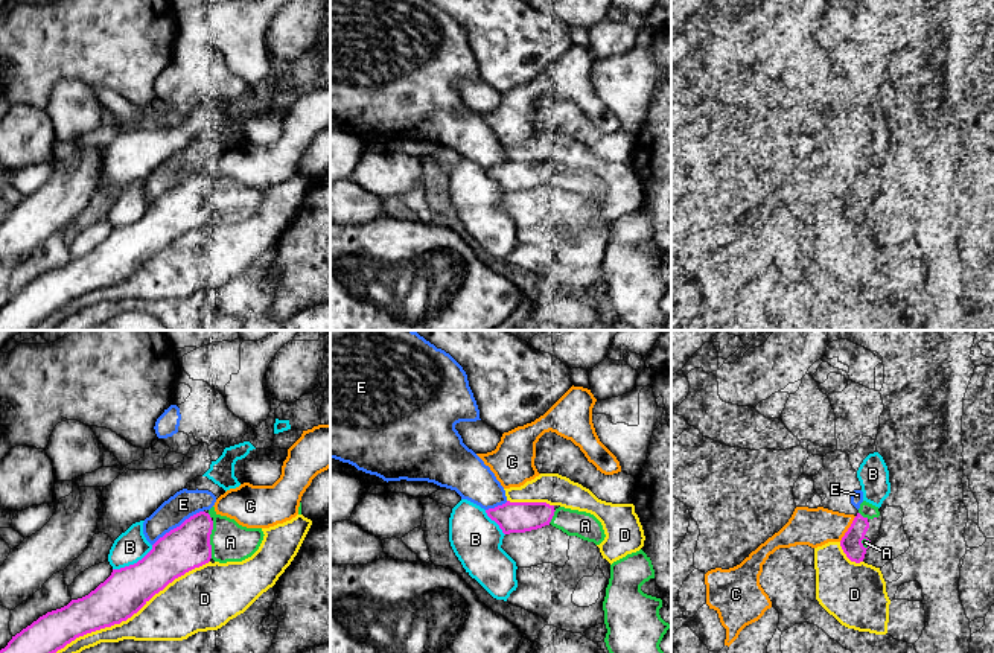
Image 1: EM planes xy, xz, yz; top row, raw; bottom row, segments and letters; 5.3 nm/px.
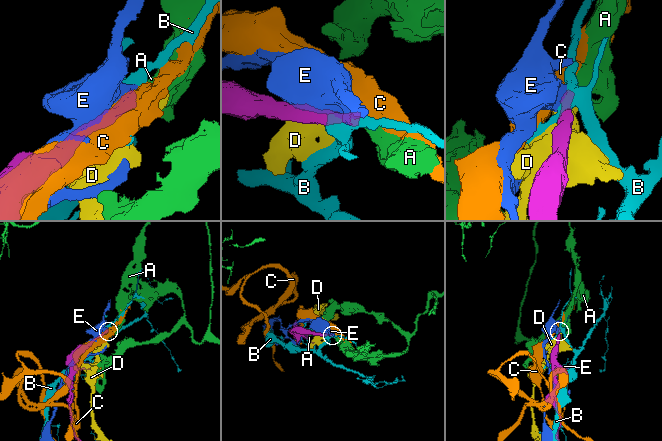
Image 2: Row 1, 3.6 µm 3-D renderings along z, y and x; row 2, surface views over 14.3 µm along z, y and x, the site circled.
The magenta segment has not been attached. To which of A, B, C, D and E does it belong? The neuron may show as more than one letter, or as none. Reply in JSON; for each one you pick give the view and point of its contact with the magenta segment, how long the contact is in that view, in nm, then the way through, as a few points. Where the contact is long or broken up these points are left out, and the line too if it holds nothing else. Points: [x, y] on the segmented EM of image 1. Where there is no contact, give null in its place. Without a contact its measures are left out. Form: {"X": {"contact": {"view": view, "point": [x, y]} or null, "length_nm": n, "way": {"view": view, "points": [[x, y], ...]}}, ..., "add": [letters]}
{"A": {"contact": {"view": "xy", "point": [209, 539]}, "length_nm": 200}, "add": ["A"]}

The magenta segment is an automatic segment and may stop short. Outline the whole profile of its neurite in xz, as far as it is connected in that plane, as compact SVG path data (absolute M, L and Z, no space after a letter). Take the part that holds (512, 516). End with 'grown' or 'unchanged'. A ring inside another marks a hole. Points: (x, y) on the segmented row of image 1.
M507 501L486 513L504 534L525 533L551 524L568 536L577 536L595 545L606 537L601 522L594 514L565 507L556 508L546 502Z; grown

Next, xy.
M215 507L207 513L199 511L160 537L137 563L113 569L111 575L88 595L40 616L12 636L0 653L56 653L79 636L126 621L175 578L212 559L227 563L251 557L259 549L263 536L262 528L242 527L234 519L218 514Z; grown

